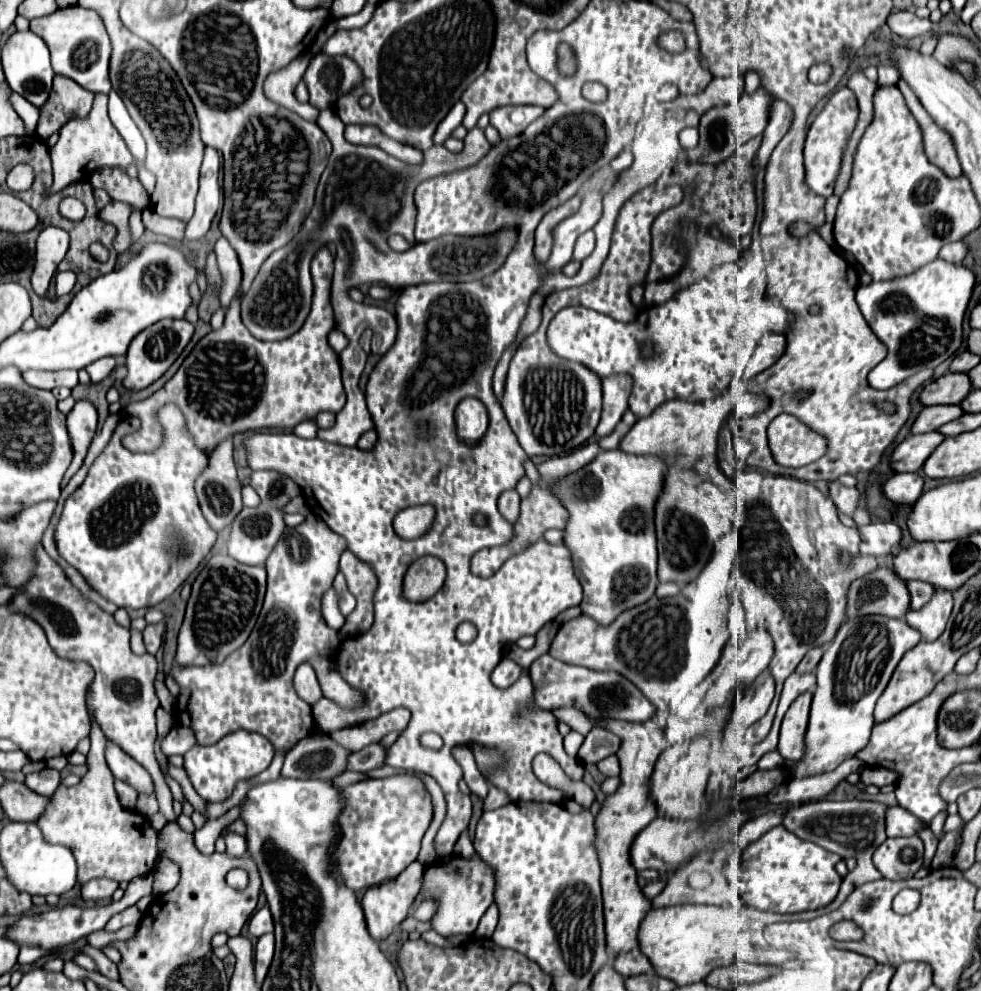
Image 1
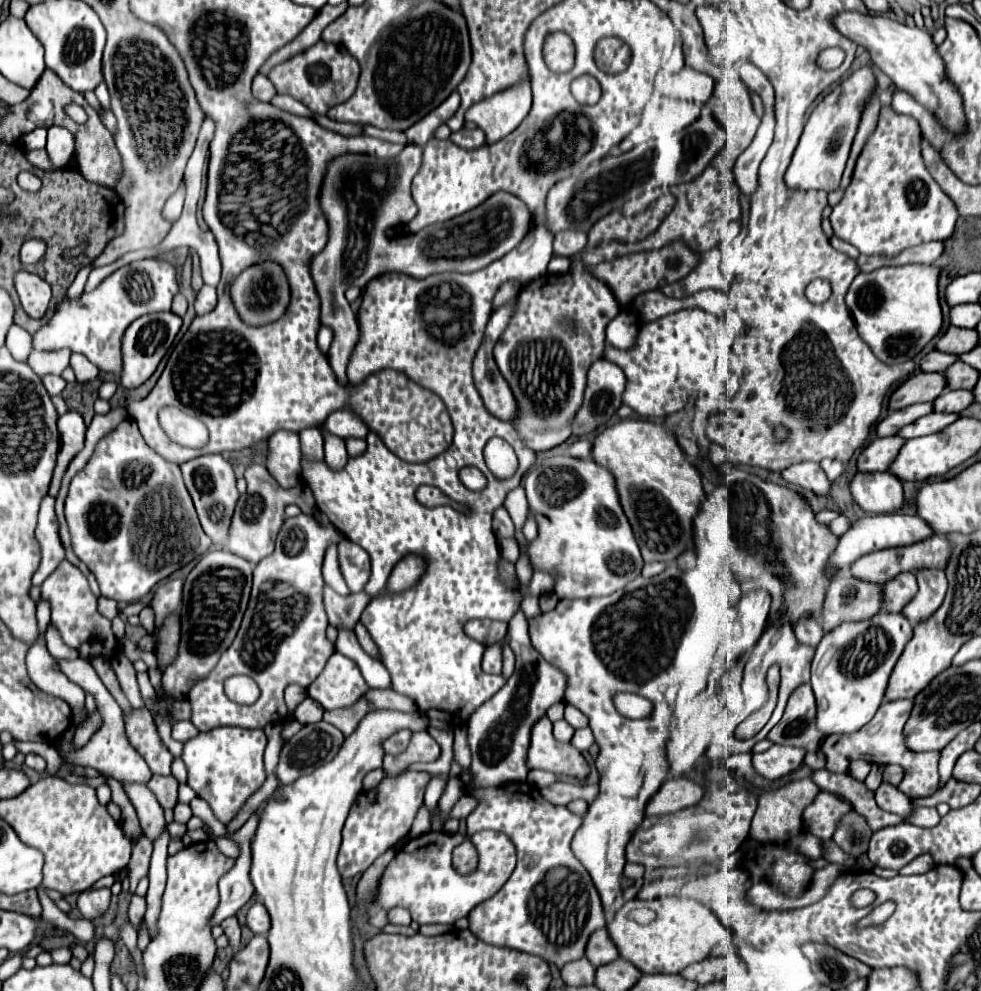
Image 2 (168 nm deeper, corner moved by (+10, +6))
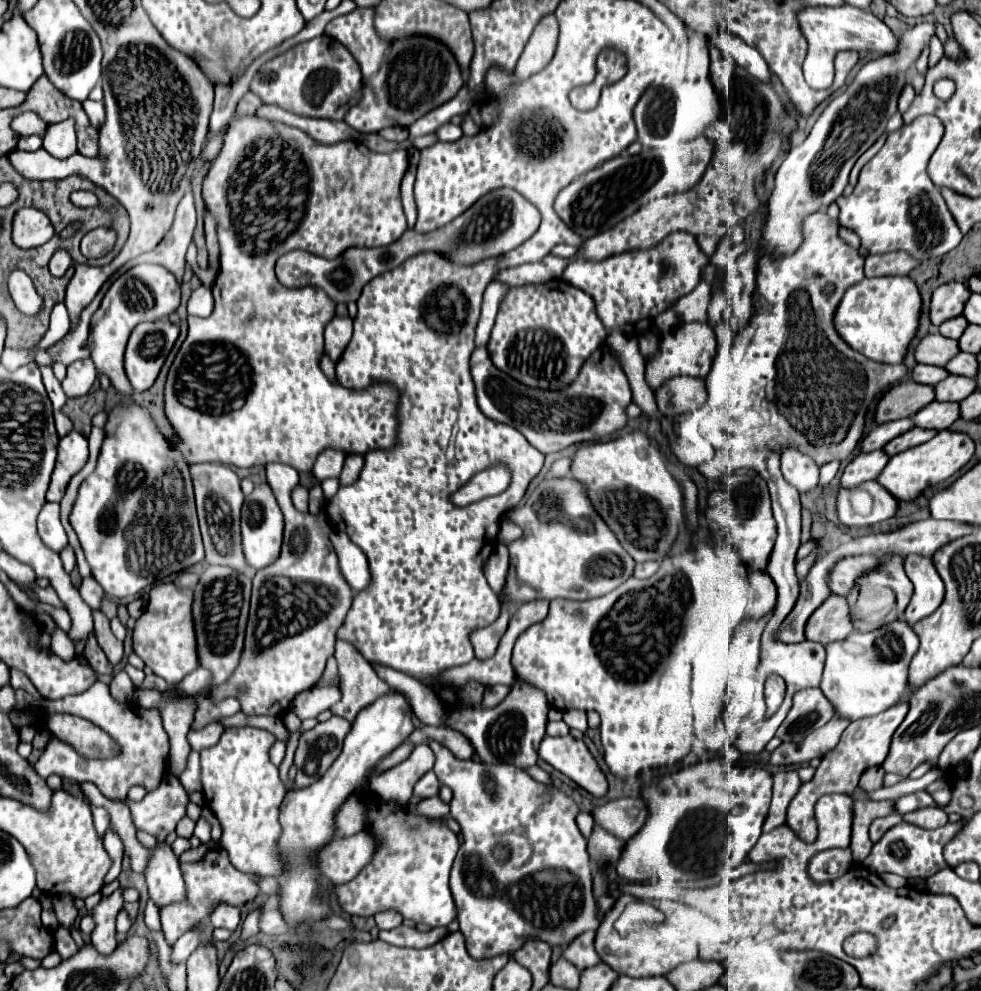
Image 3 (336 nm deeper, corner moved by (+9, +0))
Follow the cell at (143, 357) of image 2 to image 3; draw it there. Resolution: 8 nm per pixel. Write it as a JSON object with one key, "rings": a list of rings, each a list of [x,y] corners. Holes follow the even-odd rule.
{"rings":[[[168,320],[142,322],[132,330],[126,346],[124,370],[136,392],[144,392],[156,382],[178,334],[180,328]]]}

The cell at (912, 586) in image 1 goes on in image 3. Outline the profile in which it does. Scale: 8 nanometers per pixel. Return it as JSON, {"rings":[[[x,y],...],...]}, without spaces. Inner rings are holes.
{"rings":[[[898,554],[882,556],[878,560],[878,568],[872,568],[870,572],[864,572],[850,594],[846,596],[848,608],[850,608],[850,620],[854,620],[854,632],[872,632],[874,628],[882,628],[882,624],[898,620],[898,616],[906,610],[910,598],[912,598],[912,582],[904,574],[902,568],[904,558]],[[894,596],[894,602],[890,600]]]}

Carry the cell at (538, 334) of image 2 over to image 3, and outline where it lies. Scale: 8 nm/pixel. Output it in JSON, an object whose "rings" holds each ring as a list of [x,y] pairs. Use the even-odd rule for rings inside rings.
{"rings":[[[550,280],[544,284],[524,284],[508,288],[504,300],[500,302],[492,336],[486,348],[496,368],[510,374],[518,382],[534,388],[562,388],[576,378],[582,362],[606,340],[606,336],[608,332],[596,316],[592,298],[564,280]]]}

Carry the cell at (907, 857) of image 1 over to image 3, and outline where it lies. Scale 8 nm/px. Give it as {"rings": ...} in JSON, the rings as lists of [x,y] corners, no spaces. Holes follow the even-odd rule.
{"rings":[[[900,822],[894,828],[890,828],[874,846],[872,852],[868,854],[868,858],[864,860],[864,866],[876,874],[884,874],[884,872],[892,872],[904,878],[930,878],[932,874],[936,874],[938,870],[946,868],[946,860],[942,856],[944,844],[962,828],[964,822],[956,822],[956,824],[946,824],[942,828],[936,830],[924,830],[920,826],[914,826],[910,822]]]}

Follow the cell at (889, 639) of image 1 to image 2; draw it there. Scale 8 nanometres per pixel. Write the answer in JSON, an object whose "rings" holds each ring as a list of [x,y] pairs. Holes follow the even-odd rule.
{"rings":[[[879,612],[869,620],[845,622],[823,636],[811,664],[811,688],[817,702],[817,730],[825,736],[853,734],[865,726],[883,702],[889,674],[913,636],[903,614]]]}

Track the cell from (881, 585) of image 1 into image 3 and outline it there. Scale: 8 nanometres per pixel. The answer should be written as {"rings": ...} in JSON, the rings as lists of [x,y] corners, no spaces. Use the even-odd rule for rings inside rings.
{"rings":[[[828,596],[818,612],[806,622],[806,640],[818,642],[822,646],[844,640],[852,632],[852,622],[848,616],[848,604],[844,596]]]}

